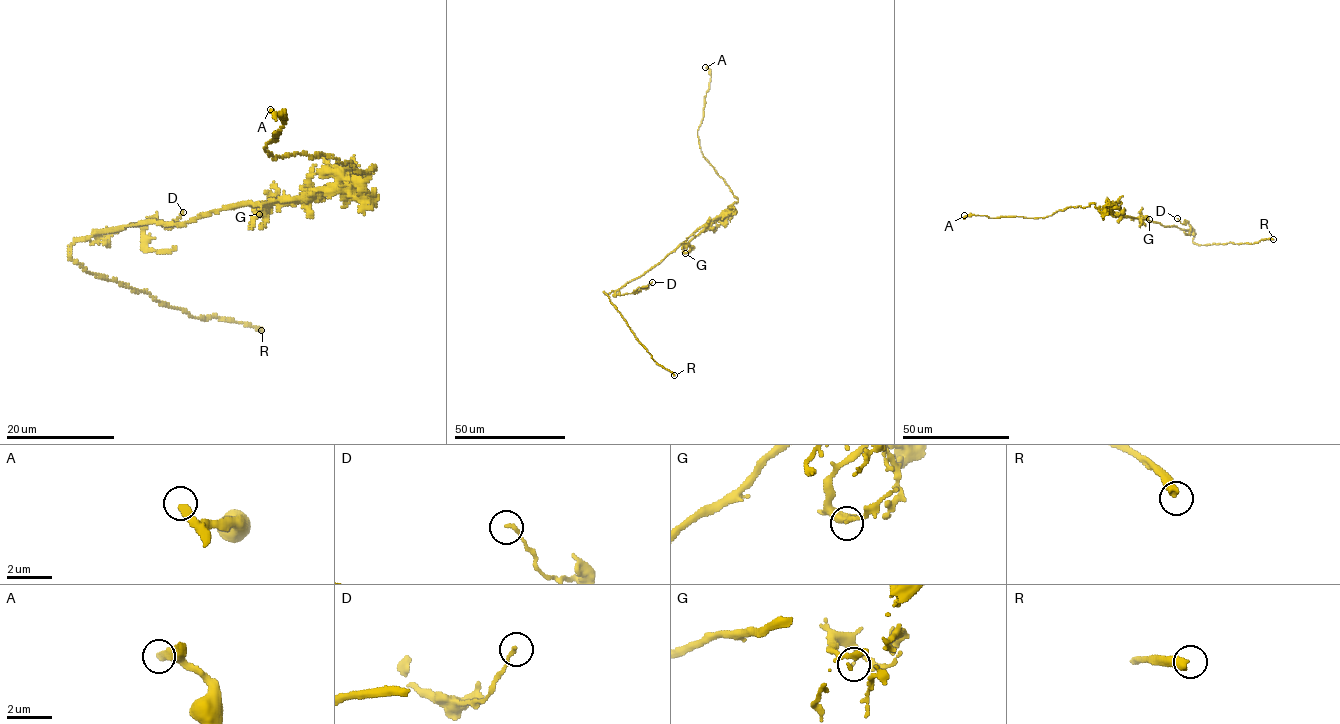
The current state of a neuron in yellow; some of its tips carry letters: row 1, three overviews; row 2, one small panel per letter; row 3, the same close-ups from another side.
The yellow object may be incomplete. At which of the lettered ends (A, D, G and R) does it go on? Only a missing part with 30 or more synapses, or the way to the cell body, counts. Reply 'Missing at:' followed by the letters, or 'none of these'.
Missing at: R

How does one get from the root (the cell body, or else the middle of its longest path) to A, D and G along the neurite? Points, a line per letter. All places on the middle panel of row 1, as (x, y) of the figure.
A: (687, 239), (738, 201), (700, 146), (697, 129), (710, 77), (705, 67)
D: (687, 239), (614, 292), (636, 293), (652, 282)
G: (687, 239), (705, 226), (689, 243), (690, 251), (685, 253)

